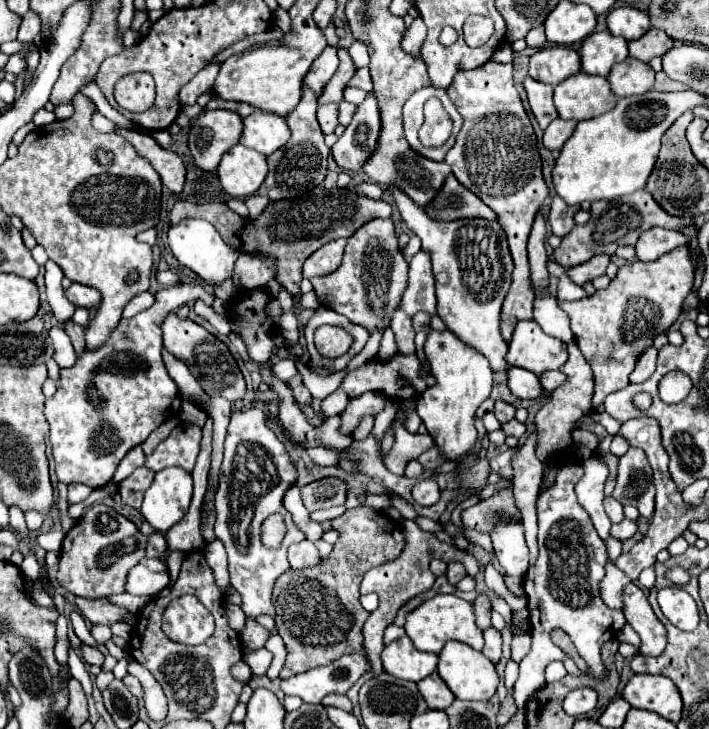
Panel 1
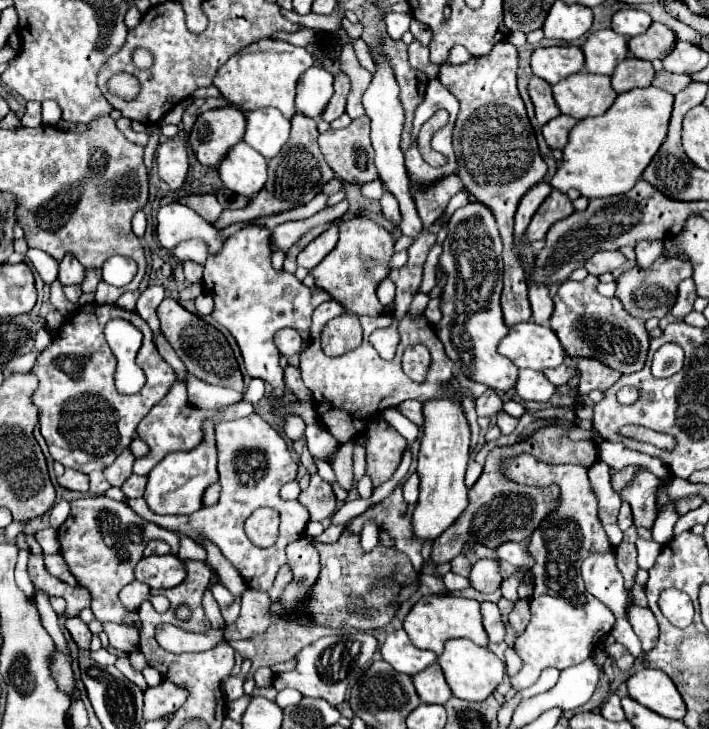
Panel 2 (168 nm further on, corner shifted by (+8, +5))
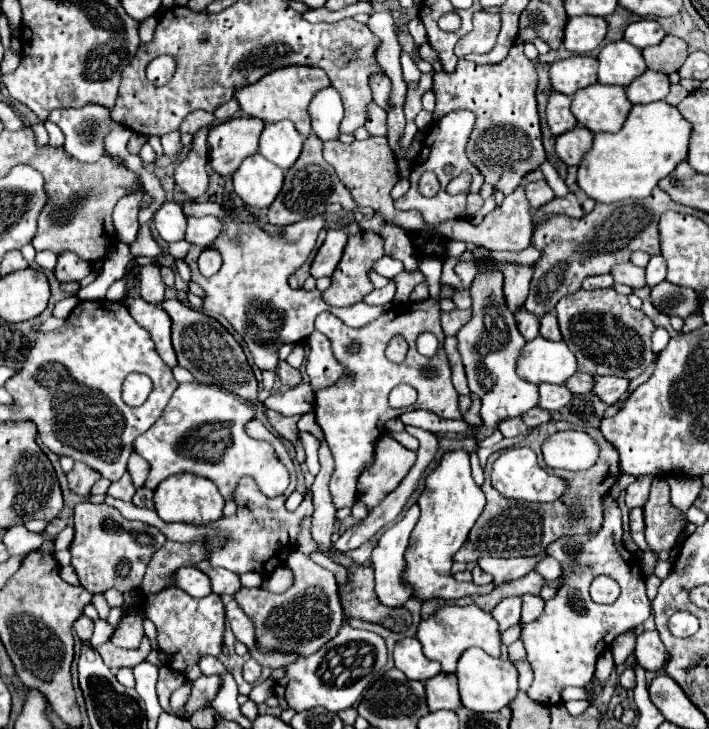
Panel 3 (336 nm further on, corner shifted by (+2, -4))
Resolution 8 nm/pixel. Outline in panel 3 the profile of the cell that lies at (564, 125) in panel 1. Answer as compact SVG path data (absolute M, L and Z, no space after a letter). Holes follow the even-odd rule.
M576 126L572 132L566 132L564 136L556 138L556 154L568 166L578 166L584 154L592 148L592 140L594 134L588 128Z

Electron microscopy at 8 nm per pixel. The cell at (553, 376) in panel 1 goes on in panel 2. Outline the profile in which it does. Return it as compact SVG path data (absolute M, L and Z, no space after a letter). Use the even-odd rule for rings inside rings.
M560 365L560 367L554 367L554 369L546 369L542 371L546 375L546 379L552 383L552 385L566 385L566 381L574 375L574 369L566 367L566 365Z

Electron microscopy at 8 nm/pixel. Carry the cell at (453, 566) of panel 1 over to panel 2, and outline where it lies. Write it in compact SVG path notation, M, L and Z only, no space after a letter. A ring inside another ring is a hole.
M458 555L458 557L454 557L454 559L450 561L450 565L452 565L452 573L456 573L456 575L462 575L462 577L468 577L468 573L470 573L470 569L472 569L470 561L468 561L464 555Z

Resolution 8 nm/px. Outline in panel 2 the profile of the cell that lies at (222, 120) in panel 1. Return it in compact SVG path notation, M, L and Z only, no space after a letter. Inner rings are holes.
M236 107L210 109L198 115L188 143L196 155L196 159L206 167L216 167L226 151L242 141L246 127L246 117Z

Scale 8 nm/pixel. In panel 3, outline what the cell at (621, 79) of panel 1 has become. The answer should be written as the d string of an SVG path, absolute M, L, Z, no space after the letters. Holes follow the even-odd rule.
M646 70L626 88L628 100L632 104L650 104L656 100L664 100L668 92L670 92L668 76L654 70Z

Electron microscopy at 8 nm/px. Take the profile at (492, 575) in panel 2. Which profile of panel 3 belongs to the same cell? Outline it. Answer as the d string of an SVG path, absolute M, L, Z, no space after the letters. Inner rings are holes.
M546 554L540 556L530 556L530 558L480 558L478 566L494 576L496 584L504 584L508 580L516 580L522 578L524 574L528 574Z

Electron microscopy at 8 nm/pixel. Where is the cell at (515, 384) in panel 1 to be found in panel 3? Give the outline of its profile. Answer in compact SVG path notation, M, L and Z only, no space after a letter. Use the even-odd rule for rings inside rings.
M540 384L540 408L546 408L550 412L564 408L572 400L572 392L566 386L556 384Z

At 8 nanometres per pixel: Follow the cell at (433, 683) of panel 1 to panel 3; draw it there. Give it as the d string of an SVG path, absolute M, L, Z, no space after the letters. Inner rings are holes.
M440 672L434 678L426 680L426 700L432 712L442 710L442 708L456 710L462 704L456 674Z

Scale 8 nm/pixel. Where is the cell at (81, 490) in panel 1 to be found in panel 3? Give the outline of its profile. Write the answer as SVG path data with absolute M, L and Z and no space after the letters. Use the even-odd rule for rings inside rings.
M76 462L74 468L68 472L68 484L70 484L70 490L76 492L76 494L82 494L82 496L88 496L92 484L100 478L100 472L96 472L94 468L90 468L88 464L84 462Z

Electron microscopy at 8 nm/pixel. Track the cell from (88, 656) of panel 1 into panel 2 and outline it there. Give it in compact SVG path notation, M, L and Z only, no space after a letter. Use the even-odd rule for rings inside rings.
M70 617L70 619L66 619L66 629L70 631L70 635L72 635L72 639L76 641L76 645L78 645L80 651L88 651L88 649L90 649L92 633L90 633L88 625L80 621L80 617Z

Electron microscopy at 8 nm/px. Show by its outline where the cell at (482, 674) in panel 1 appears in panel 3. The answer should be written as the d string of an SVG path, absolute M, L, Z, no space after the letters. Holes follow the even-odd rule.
M468 648L458 662L458 684L462 704L474 712L496 712L508 706L518 694L518 670L508 660L492 658L482 648Z

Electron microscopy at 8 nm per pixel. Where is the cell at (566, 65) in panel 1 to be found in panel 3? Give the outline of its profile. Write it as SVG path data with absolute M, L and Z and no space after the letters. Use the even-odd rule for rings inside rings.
M572 56L550 66L550 80L556 92L574 96L580 88L598 82L598 60L592 56Z

